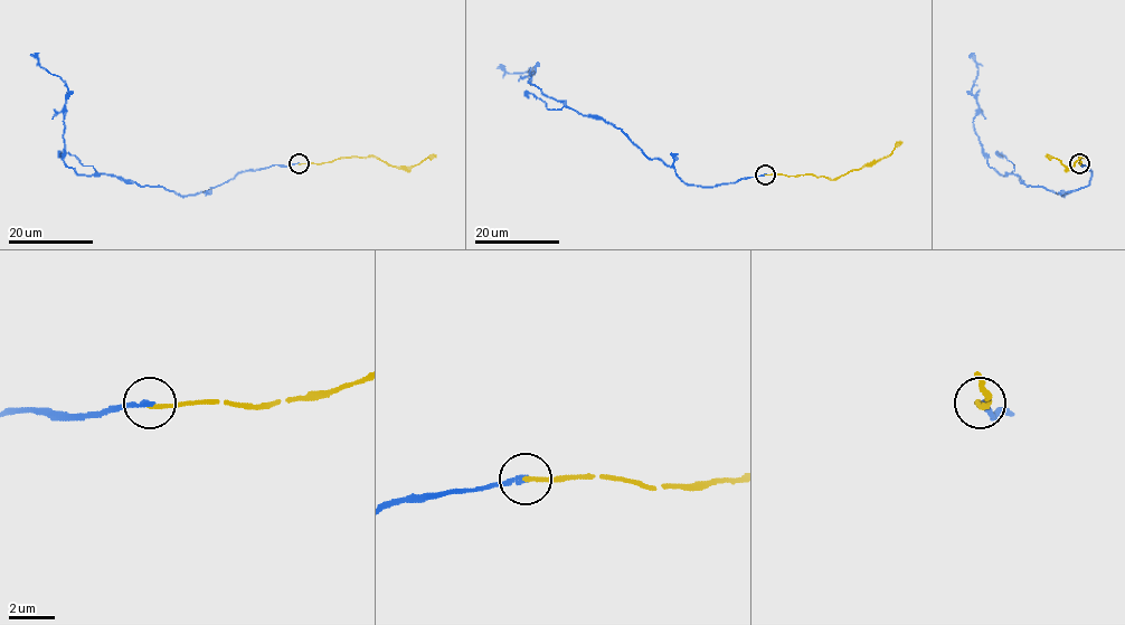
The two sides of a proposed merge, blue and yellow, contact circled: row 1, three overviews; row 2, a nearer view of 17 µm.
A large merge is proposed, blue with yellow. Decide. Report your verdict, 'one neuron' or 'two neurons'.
two neurons

